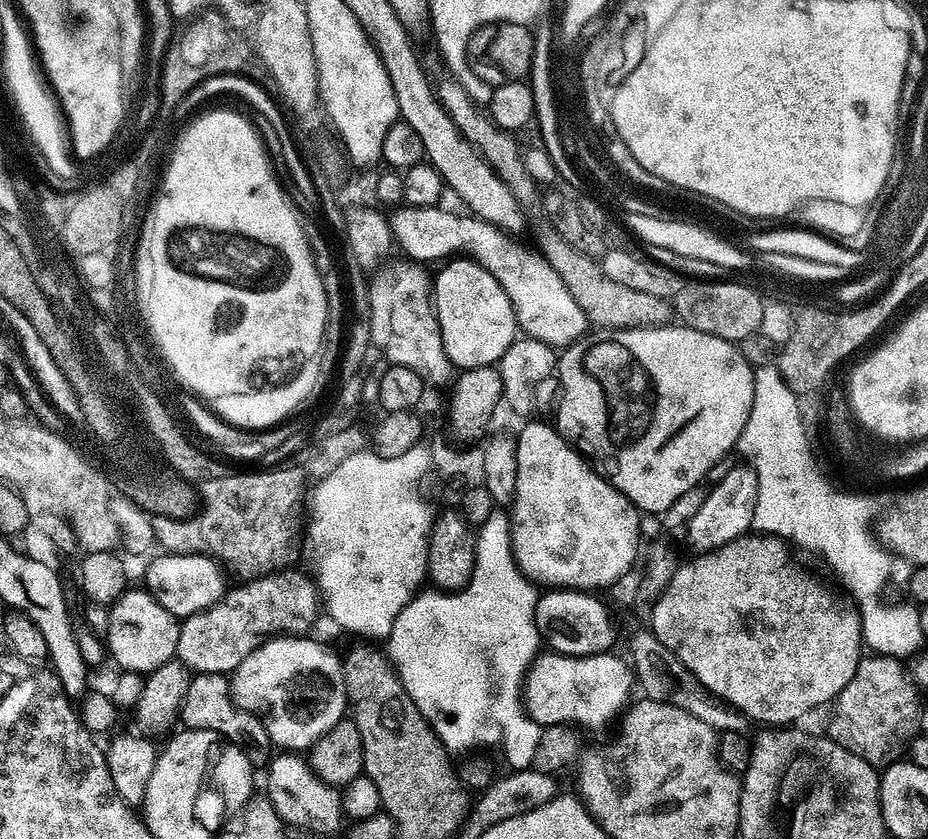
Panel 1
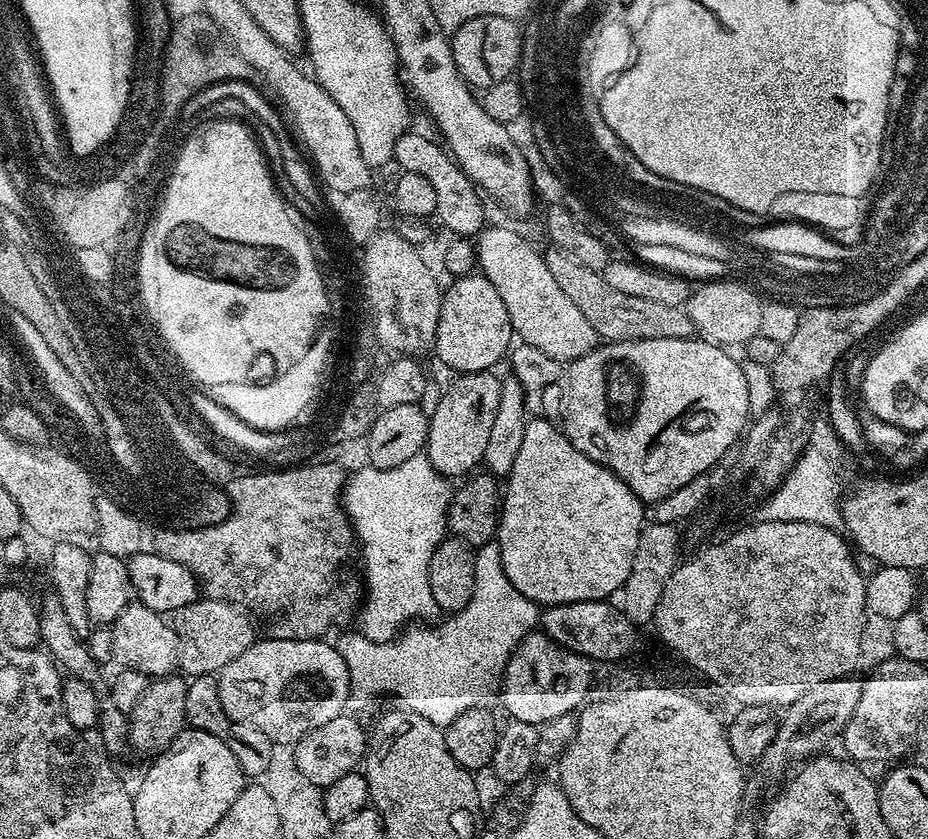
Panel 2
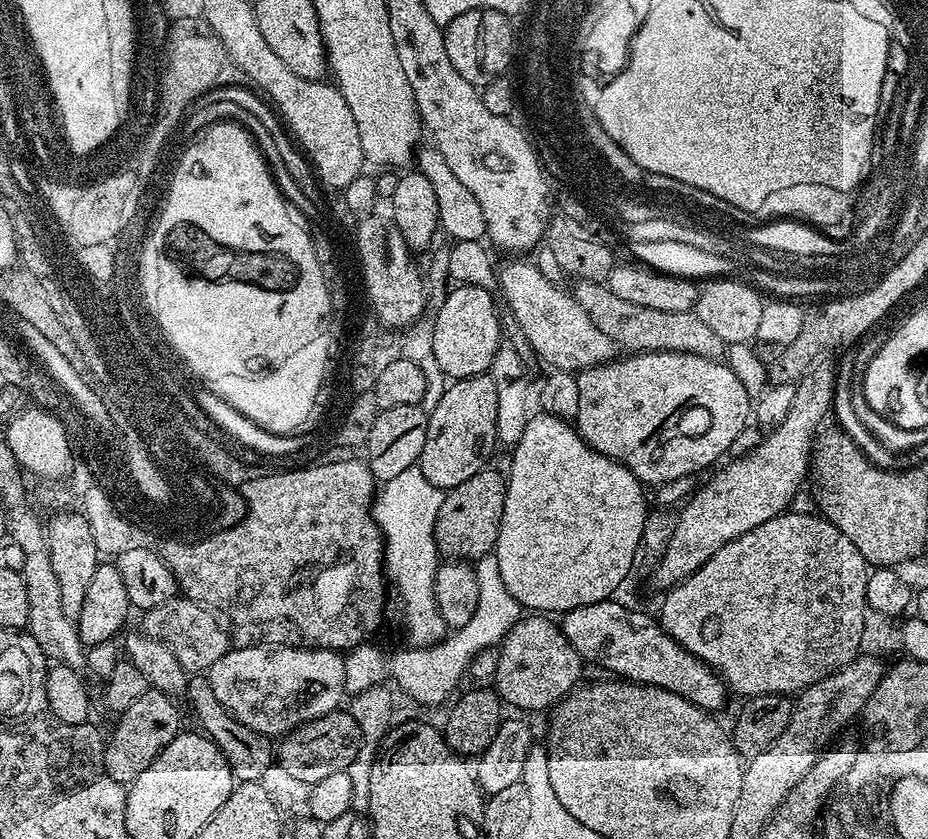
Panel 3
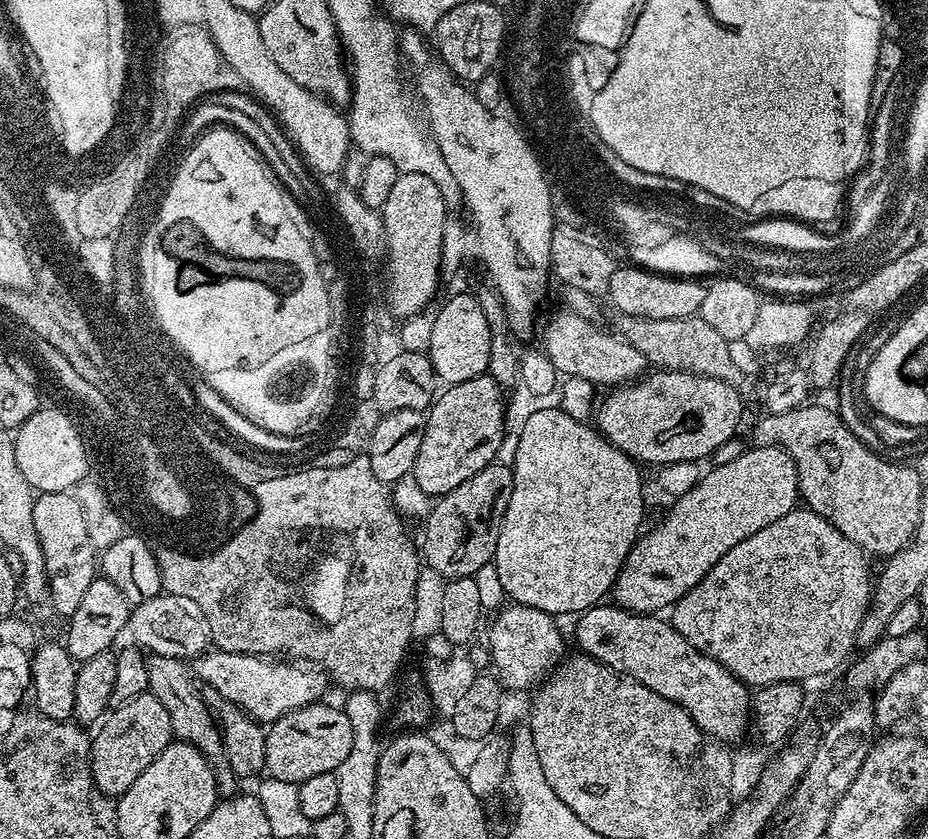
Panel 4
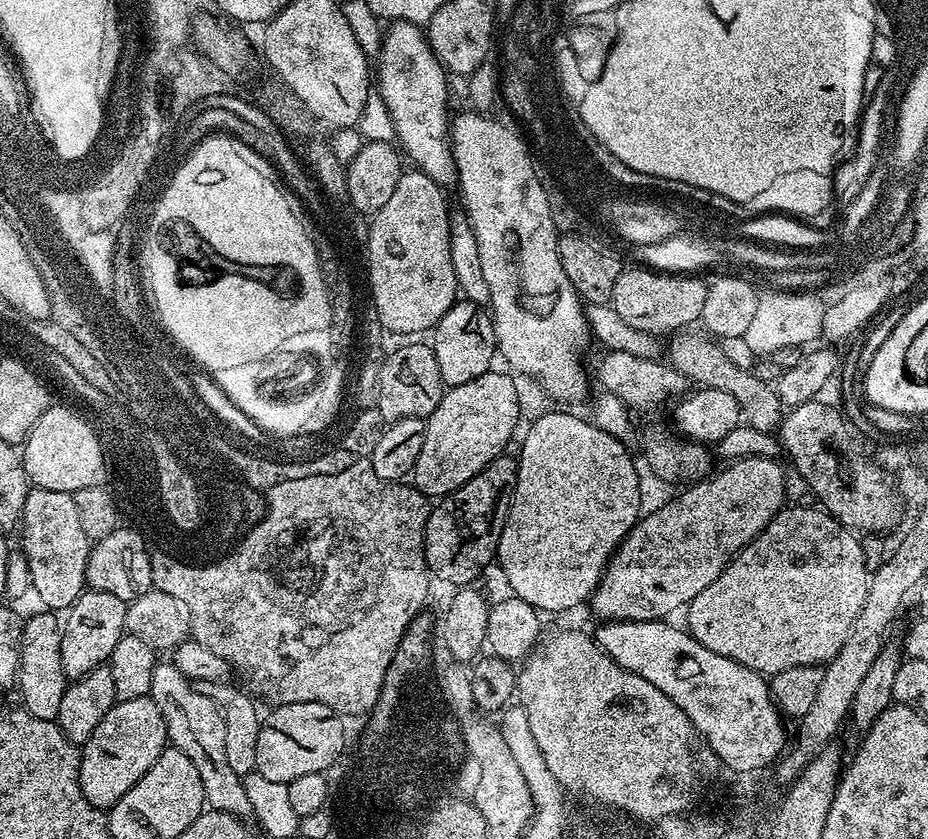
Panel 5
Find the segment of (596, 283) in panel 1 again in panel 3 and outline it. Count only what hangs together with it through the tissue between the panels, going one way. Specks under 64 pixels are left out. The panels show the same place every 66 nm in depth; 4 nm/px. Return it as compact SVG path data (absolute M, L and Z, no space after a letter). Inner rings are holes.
M581 280L575 285L574 295L578 306L590 314L590 322L606 334L616 344L617 349L628 354L638 352L689 352L705 356L711 360L723 357L726 345L702 318L693 310L650 310L650 306L638 306L635 302L626 302L610 290L607 283L591 284Z

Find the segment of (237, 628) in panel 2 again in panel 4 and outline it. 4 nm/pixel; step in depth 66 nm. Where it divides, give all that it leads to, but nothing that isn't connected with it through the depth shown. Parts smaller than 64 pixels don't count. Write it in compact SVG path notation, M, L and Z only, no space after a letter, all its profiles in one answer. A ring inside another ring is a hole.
M161 594L143 600L131 609L126 632L127 635L132 635L133 645L152 654L168 656L170 659L187 661L189 658L201 656L210 648L210 633L206 618L198 602L190 602L190 598L185 596Z

